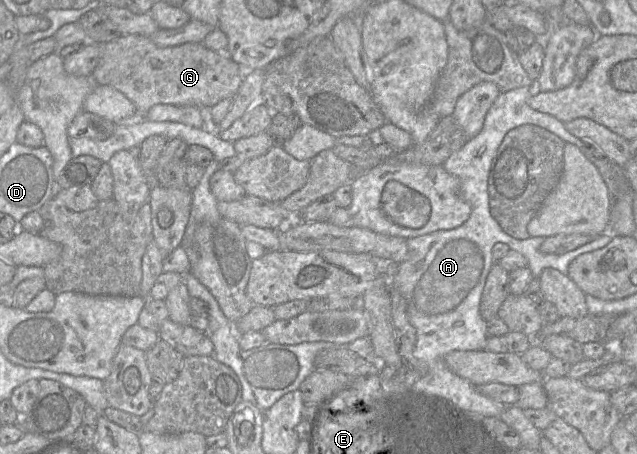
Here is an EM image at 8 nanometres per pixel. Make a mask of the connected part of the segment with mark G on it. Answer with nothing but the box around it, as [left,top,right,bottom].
[91,34,245,117]

